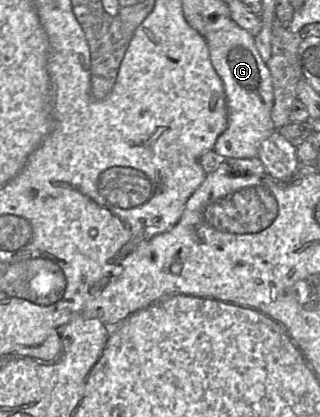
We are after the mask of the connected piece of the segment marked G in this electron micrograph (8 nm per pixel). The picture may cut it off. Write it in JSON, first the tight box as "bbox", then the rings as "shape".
{"bbox":[204,19,276,158],"shape":[[[220,19],[214,31],[204,38],[213,68],[223,82],[228,113],[228,126],[217,138],[213,150],[226,157],[257,158],[261,143],[276,132],[271,119],[274,105],[271,73],[255,47],[254,36],[232,19]]]}

